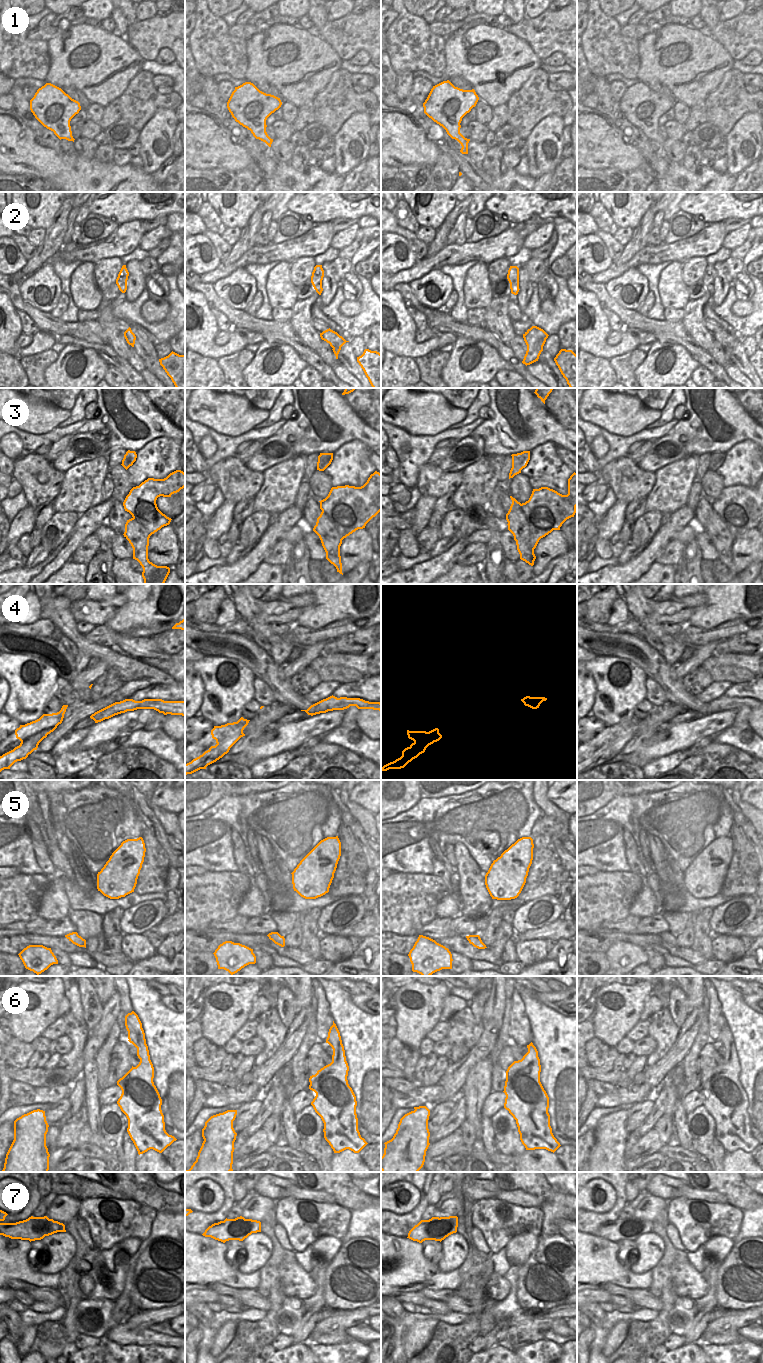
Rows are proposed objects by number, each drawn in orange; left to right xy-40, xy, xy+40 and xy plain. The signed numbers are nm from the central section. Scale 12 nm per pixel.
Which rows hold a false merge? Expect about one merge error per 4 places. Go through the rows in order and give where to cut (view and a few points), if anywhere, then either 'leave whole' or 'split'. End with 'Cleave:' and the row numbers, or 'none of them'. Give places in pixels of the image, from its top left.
1: cut none; leave whole
2: cut xy (340, 346), (333, 348); split
3: cut xy+40 (520, 504), (529, 527), (529, 549), (534, 560); split
4: cut xy-40 (61, 720), (54, 725), (43, 728), (21, 742); split
5: cut none; leave whole
6: cut xy (332, 1025), (335, 1026); split
7: cut xy+40 (427, 1220), (427, 1226), (433, 1231), (452, 1231), (456, 1228); split
Cleave: 2, 3, 4, 6, 7

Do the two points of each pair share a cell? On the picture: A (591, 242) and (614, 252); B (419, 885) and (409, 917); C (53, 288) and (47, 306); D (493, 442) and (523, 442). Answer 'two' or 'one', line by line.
A: two
B: one
C: one
D: one

